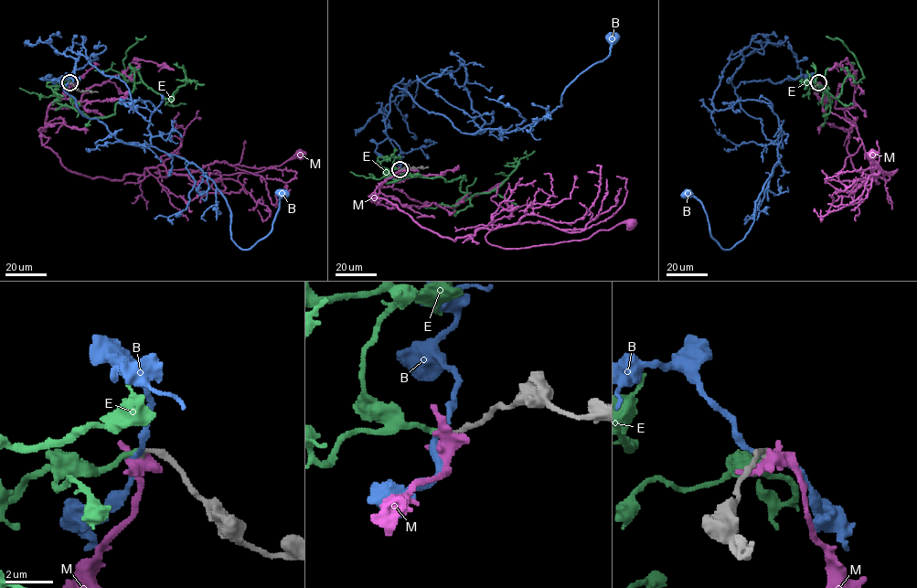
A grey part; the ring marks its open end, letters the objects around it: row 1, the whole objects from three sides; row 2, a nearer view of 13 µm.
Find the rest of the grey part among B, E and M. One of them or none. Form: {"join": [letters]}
{"join": ["E"]}

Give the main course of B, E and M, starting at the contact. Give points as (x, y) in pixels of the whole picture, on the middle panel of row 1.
B: (399, 169), (386, 133), (394, 86), (461, 132), (510, 132), (560, 106), (613, 37)
E: (399, 169), (387, 171), (385, 182), (464, 176), (460, 190), (471, 205), (454, 215), (476, 177)
M: (399, 169), (371, 199), (385, 198), (453, 240), (486, 229), (490, 244), (521, 249), (630, 224)

